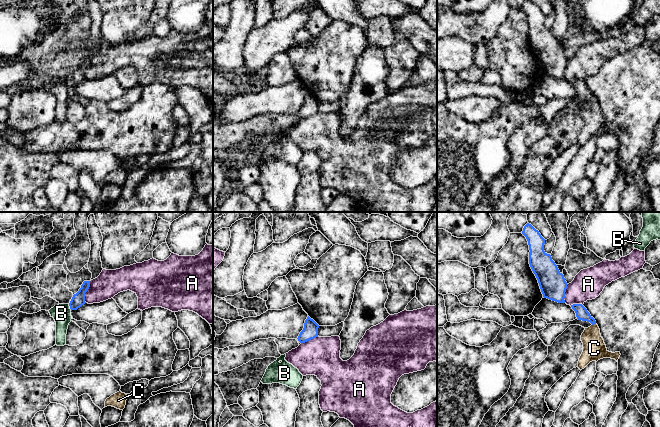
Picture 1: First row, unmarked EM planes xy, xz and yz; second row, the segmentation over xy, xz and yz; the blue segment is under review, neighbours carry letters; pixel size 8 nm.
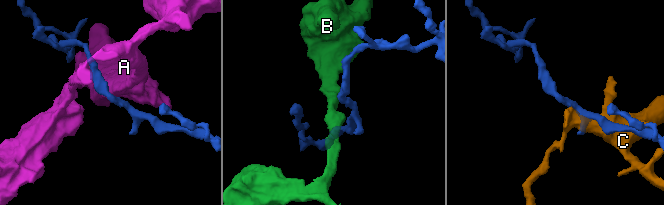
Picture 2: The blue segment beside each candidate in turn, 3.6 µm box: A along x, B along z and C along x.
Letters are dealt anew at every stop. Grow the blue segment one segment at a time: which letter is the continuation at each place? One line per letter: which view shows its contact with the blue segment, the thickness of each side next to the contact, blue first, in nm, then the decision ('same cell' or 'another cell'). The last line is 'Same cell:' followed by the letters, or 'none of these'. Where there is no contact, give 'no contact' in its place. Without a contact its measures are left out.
A: xy | 110/220 nm | another cell
B: xy | 110/150 nm | another cell
C: yz | 100/190 nm | another cell
Same cell: none of these

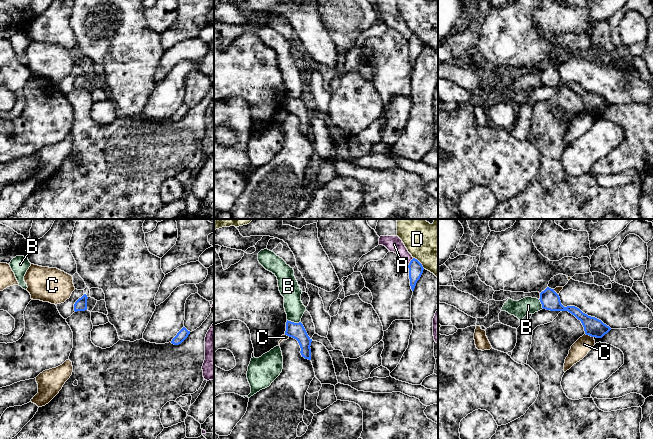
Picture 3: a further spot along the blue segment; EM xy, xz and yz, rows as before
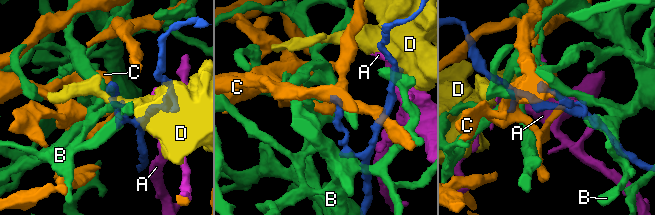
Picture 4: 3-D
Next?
A: xz | 110/130 nm | another cell
B: xz | 130/160 nm | another cell
C: yz | 150/140 nm | another cell
D: xz | 110/380 nm | another cell
Same cell: none of these

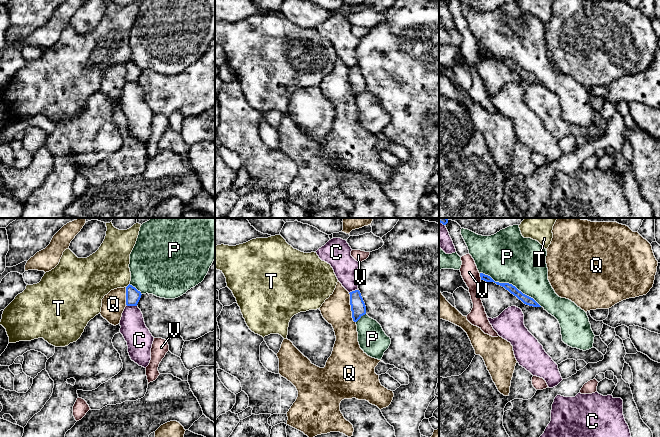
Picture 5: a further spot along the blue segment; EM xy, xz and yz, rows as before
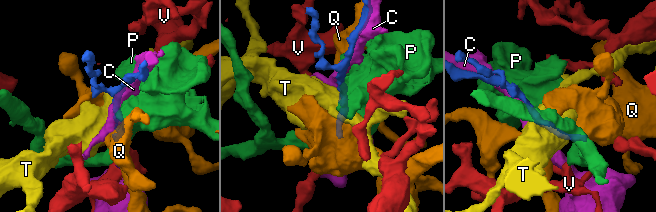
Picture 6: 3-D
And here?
C: xy | 120/200 nm | another cell
P: yz | 70/420 nm | another cell
Q: xz | 120/240 nm | another cell
T: xy | 120/340 nm | another cell
V: yz | 60/140 nm | another cell
Same cell: none of these

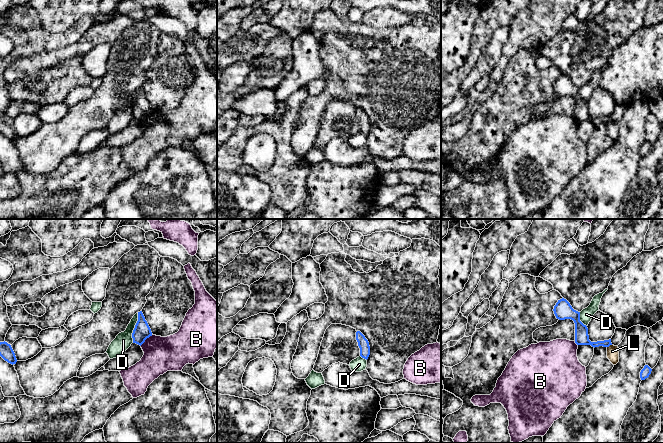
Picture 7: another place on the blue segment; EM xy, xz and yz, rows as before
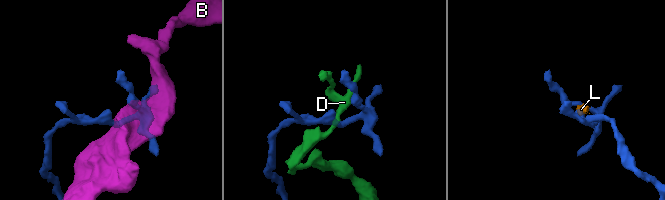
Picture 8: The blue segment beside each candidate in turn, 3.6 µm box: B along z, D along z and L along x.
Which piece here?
B: xy | 140/280 nm | another cell
D: xy | 140/140 nm | another cell
L: yz | 110/100 nm | another cell
Same cell: none of these

